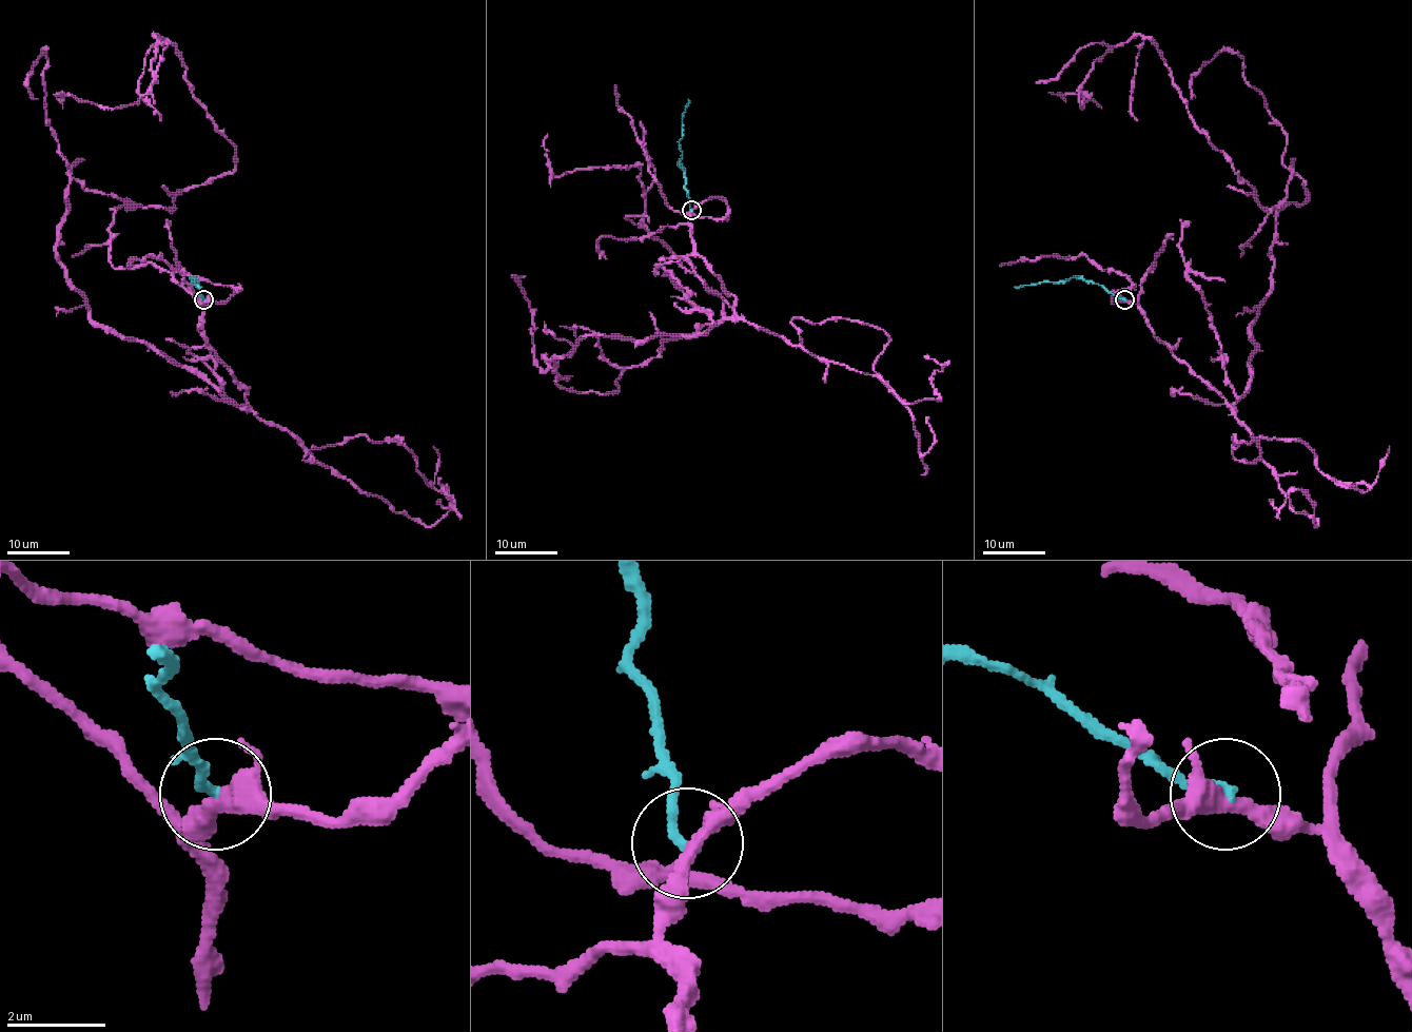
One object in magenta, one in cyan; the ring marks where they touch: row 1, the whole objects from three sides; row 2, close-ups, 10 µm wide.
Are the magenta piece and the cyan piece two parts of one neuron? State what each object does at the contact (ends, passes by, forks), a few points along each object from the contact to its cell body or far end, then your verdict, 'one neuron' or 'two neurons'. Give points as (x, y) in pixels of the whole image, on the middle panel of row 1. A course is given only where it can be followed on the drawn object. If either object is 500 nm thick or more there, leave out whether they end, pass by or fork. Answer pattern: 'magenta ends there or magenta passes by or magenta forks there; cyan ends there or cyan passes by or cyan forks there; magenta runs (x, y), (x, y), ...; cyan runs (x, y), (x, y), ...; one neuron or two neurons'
magenta forks there; cyan ends there; magenta runs (691, 210), (731, 316), (585, 335), (544, 357), (566, 389), (723, 299), (638, 167), (555, 176), (547, 134); cyan runs (691, 210), (679, 140), (688, 99); two neurons

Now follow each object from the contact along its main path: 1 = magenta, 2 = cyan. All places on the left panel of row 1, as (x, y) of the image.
1: (203, 300), (243, 407), (58, 258), (69, 175), (171, 209), (235, 168), (180, 54), (59, 93)
2: (203, 299), (193, 277), (191, 281), (200, 287)

